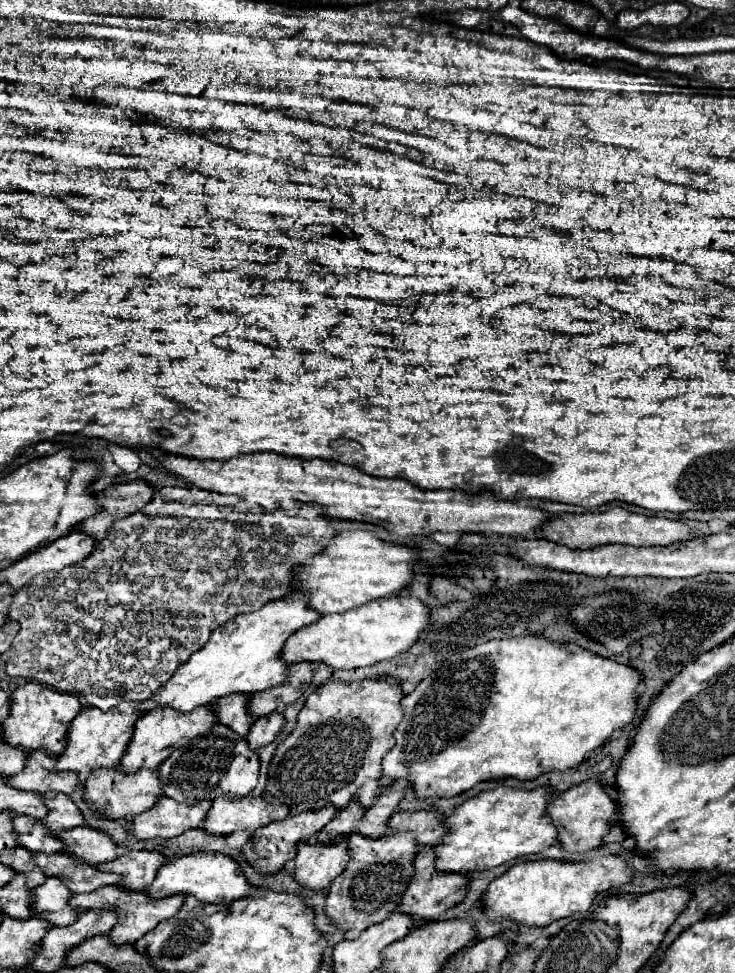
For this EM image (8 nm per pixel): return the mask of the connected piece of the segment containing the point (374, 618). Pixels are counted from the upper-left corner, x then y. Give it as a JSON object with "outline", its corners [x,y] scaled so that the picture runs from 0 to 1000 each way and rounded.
{"outline":[[[529,613],[507,617],[494,625],[478,629],[437,633],[429,641],[418,641],[401,650],[385,664],[382,678],[401,680],[439,680],[456,689],[480,689],[529,678],[562,664],[573,650],[584,645],[584,629],[576,619],[562,613]]]}

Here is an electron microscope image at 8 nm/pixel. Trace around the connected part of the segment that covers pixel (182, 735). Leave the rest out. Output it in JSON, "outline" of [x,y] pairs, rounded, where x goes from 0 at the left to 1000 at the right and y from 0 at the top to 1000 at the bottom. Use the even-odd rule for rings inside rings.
{"outline":[[[211,728],[211,732],[195,734],[184,742],[184,752],[178,756],[178,765],[173,767],[173,773],[167,781],[162,783],[162,791],[167,793],[186,793],[192,789],[200,791],[214,791],[216,785],[238,771],[254,765],[254,761],[282,752],[293,744],[290,732],[282,728],[265,728],[265,732],[238,732],[235,728]]]}

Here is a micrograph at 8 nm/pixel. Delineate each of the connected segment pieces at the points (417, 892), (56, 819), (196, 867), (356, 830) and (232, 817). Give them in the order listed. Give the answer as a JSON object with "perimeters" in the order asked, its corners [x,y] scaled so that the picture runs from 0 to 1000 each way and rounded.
{"perimeters":[[[[576,869],[576,874],[567,876],[565,880],[565,904],[559,904],[559,909],[554,911],[554,917],[548,919],[548,925],[543,927],[543,937],[554,939],[562,943],[562,950],[567,948],[589,948],[597,946],[600,939],[624,929],[633,923],[635,917],[635,902],[627,898],[597,898],[589,890],[592,886],[592,878],[586,876],[584,869]]],[[[61,814],[59,824],[67,835],[56,845],[67,855],[80,855],[80,853],[113,849],[116,843],[94,818],[88,818],[83,814]]],[[[263,876],[246,882],[224,884],[224,888],[216,892],[211,904],[203,909],[197,919],[205,923],[227,923],[238,919],[265,921],[268,925],[276,925],[282,929],[312,929],[317,925],[325,925],[341,917],[339,906],[325,894],[325,888],[317,886],[312,880],[303,878],[284,878],[284,876]]],[[[524,812],[502,832],[491,832],[486,824],[478,824],[461,839],[456,839],[437,855],[429,857],[429,865],[459,865],[461,859],[494,857],[502,861],[527,859],[527,845],[540,835],[540,826],[546,824],[548,816],[537,816]]],[[[339,816],[333,820],[295,820],[287,826],[282,843],[276,843],[273,851],[290,859],[309,859],[320,853],[347,853],[390,839],[390,828],[371,818],[344,820]]]]}

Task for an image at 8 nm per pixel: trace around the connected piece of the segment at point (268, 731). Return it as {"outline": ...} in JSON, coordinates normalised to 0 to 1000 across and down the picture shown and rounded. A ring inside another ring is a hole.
{"outline":[[[369,732],[363,736],[350,738],[336,754],[336,765],[341,765],[341,769],[347,769],[347,771],[369,765],[371,758],[382,752],[385,744],[388,744],[388,738],[380,732]]]}

